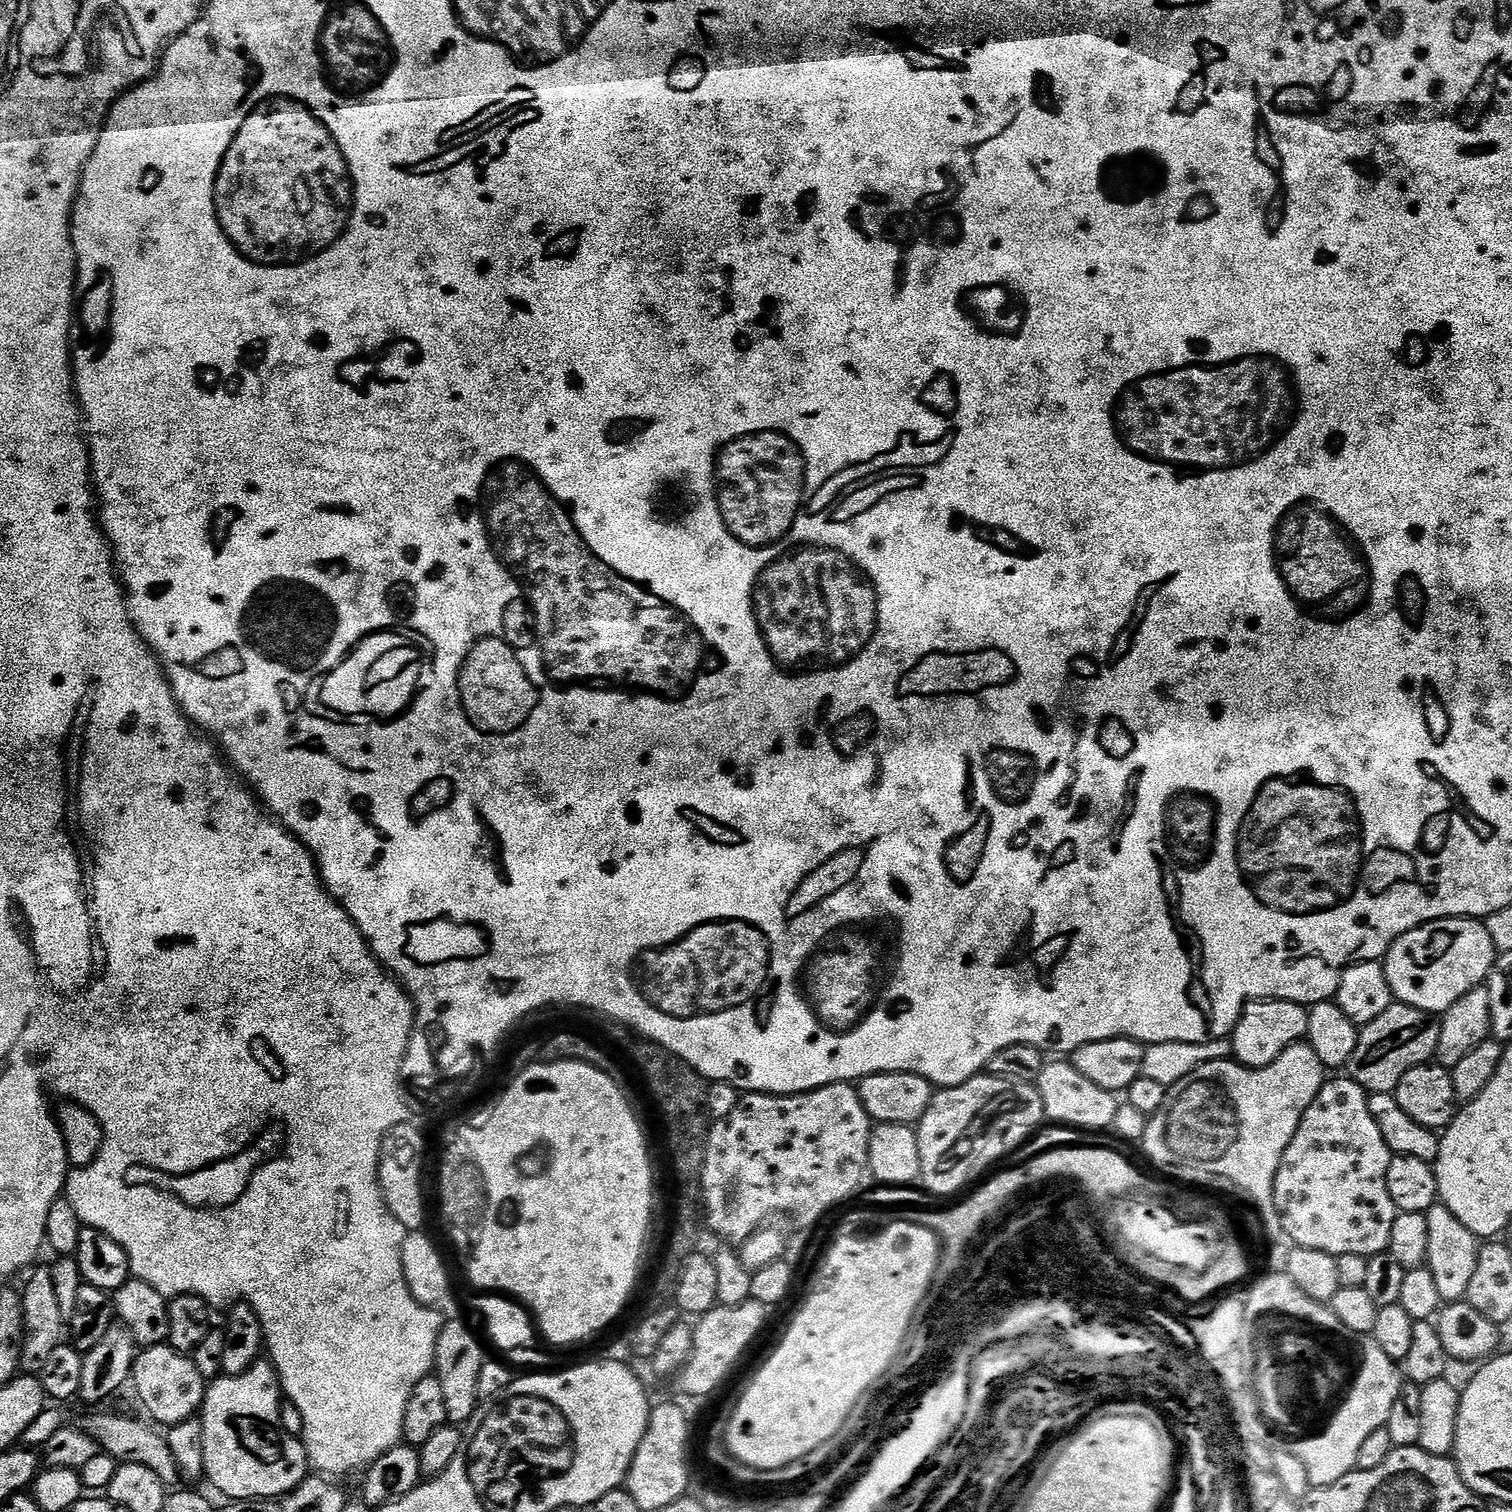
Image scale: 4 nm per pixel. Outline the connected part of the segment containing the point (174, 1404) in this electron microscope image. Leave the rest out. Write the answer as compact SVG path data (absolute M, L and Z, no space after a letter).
M167 1343L137 1351L130 1384L136 1387L136 1396L147 1415L160 1426L191 1420L204 1407L206 1381L198 1374L198 1366L194 1366L191 1355L175 1352Z

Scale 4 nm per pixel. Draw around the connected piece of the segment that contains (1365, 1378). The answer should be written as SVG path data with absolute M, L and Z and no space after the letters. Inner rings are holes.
M1375 1340L1367 1344L1367 1363L1360 1382L1352 1393L1352 1400L1344 1404L1344 1412L1336 1416L1336 1424L1328 1428L1328 1436L1320 1436L1320 1440L1312 1440L1312 1444L1300 1444L1296 1452L1300 1452L1302 1466L1306 1466L1306 1474L1310 1474L1313 1488L1330 1486L1338 1482L1346 1474L1356 1468L1358 1450L1374 1434L1374 1430L1385 1427L1390 1418L1390 1410L1394 1407L1394 1398L1398 1398L1402 1387L1402 1372L1397 1361L1386 1358L1382 1346Z

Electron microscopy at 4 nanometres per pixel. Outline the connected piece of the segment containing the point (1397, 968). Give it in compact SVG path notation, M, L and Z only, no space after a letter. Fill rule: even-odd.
M1476 918L1431 920L1402 934L1388 949L1382 963L1393 997L1423 1012L1442 1014L1462 994L1481 987L1492 974L1498 949L1488 933L1487 923Z

